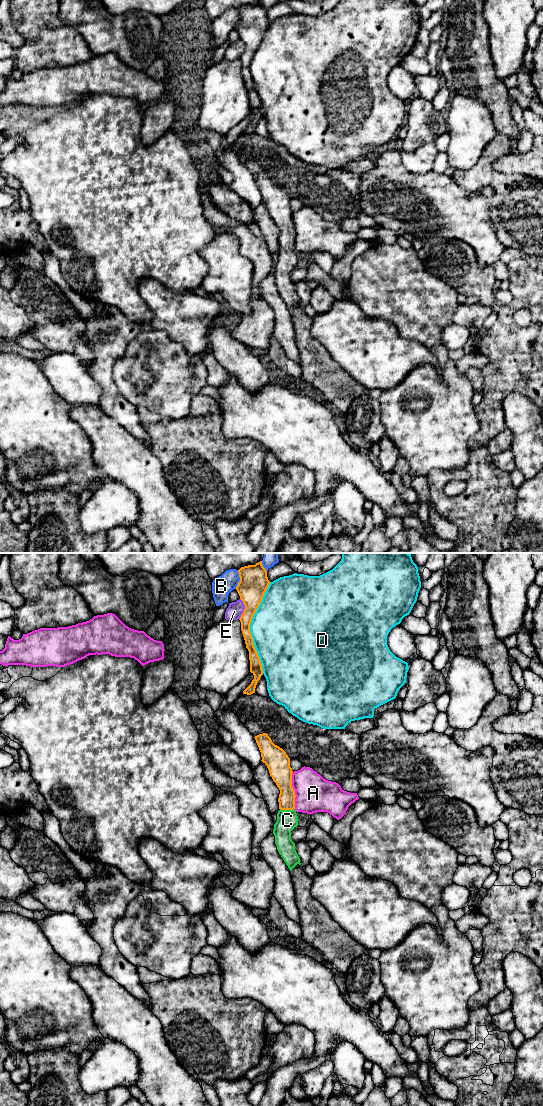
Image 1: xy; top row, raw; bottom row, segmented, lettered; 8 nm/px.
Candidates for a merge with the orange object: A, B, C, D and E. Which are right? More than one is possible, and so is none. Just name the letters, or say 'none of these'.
C

